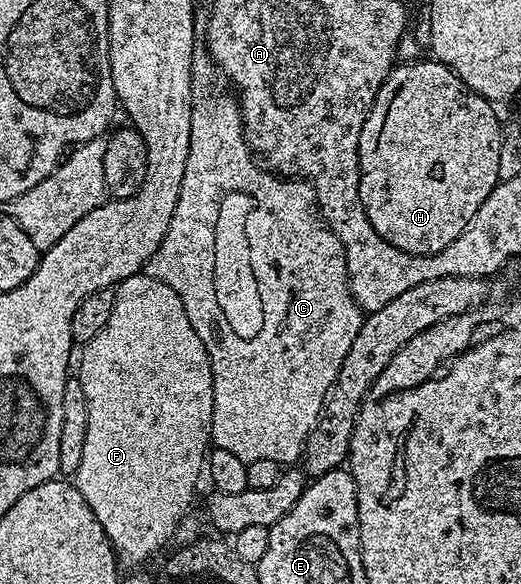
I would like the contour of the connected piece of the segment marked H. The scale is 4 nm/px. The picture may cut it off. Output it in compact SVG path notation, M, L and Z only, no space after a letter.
M442 61L407 62L404 66L402 63L389 72L389 76L375 94L359 137L361 204L365 208L365 216L369 216L369 224L373 224L373 228L377 228L377 236L381 236L386 242L393 244L393 248L401 248L401 252L436 254L449 248L449 244L453 244L453 240L457 240L457 236L461 236L461 232L465 232L467 225L477 216L477 208L481 208L481 204L485 204L485 196L489 196L489 192L493 192L493 188L501 181L499 165L505 139L503 139L503 130L499 127L499 118L495 115L495 110L496 107L492 103L477 92L470 90L448 66L443 65Z

